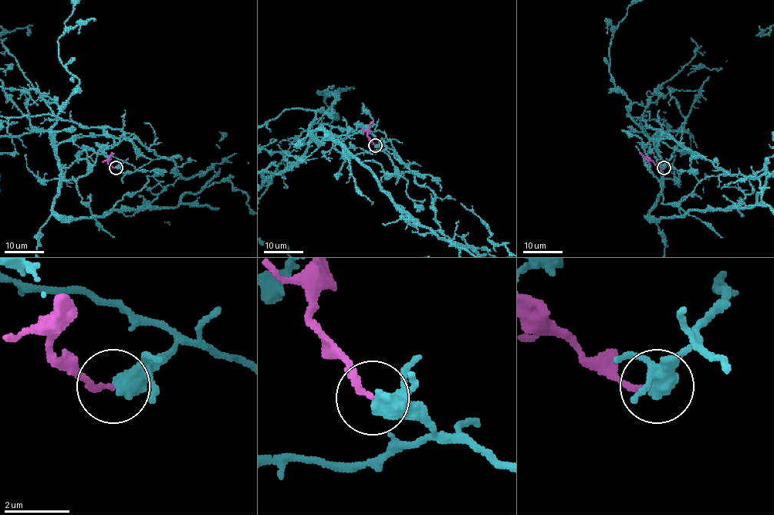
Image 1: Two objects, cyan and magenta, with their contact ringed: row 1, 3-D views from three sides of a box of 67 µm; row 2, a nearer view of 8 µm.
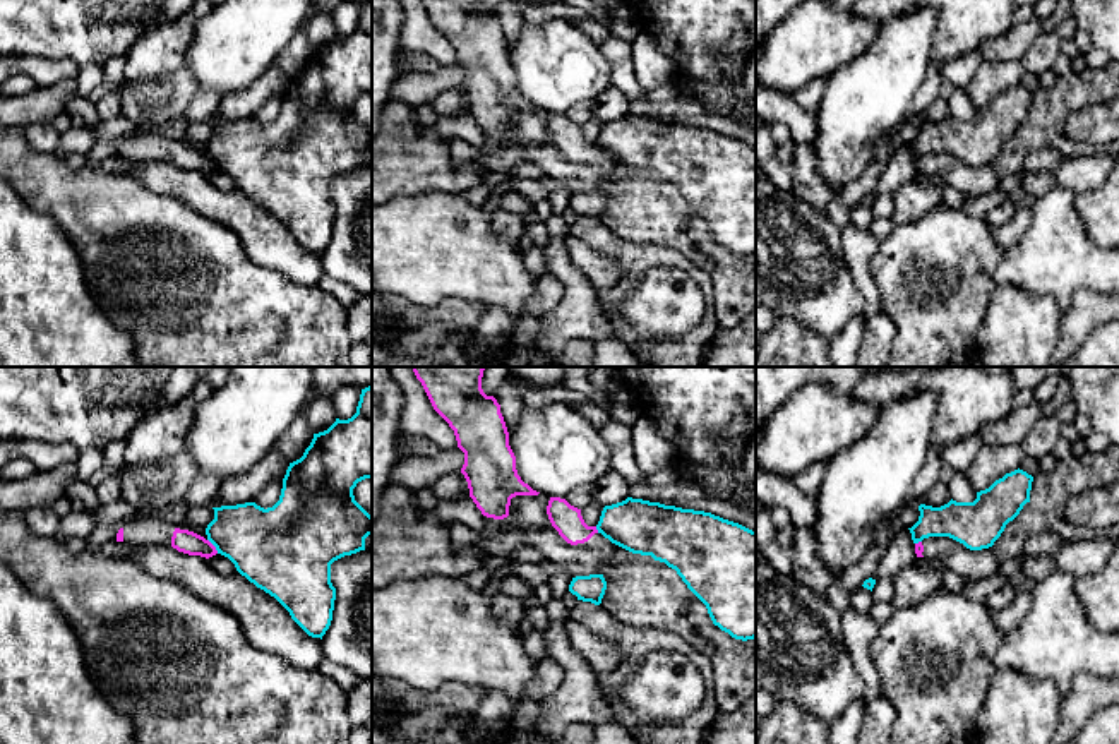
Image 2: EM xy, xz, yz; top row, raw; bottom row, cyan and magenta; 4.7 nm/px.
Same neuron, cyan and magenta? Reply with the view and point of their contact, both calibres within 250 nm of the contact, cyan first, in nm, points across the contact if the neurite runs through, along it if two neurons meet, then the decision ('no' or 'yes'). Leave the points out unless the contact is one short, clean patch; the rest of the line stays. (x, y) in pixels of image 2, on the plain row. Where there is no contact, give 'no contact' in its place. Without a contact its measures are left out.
xy (213, 160) | 360/110 nm | along xy (208, 155), (218, 168) | no

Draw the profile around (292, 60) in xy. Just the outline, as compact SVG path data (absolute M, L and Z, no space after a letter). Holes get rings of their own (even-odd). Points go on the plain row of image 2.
M310 9L302 26L291 38L291 41L274 58L272 65L278 65L290 79L300 75L314 55L314 48L310 46L303 31L303 26L308 22L312 15L314 15L314 10Z

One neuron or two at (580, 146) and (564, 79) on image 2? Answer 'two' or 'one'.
two

